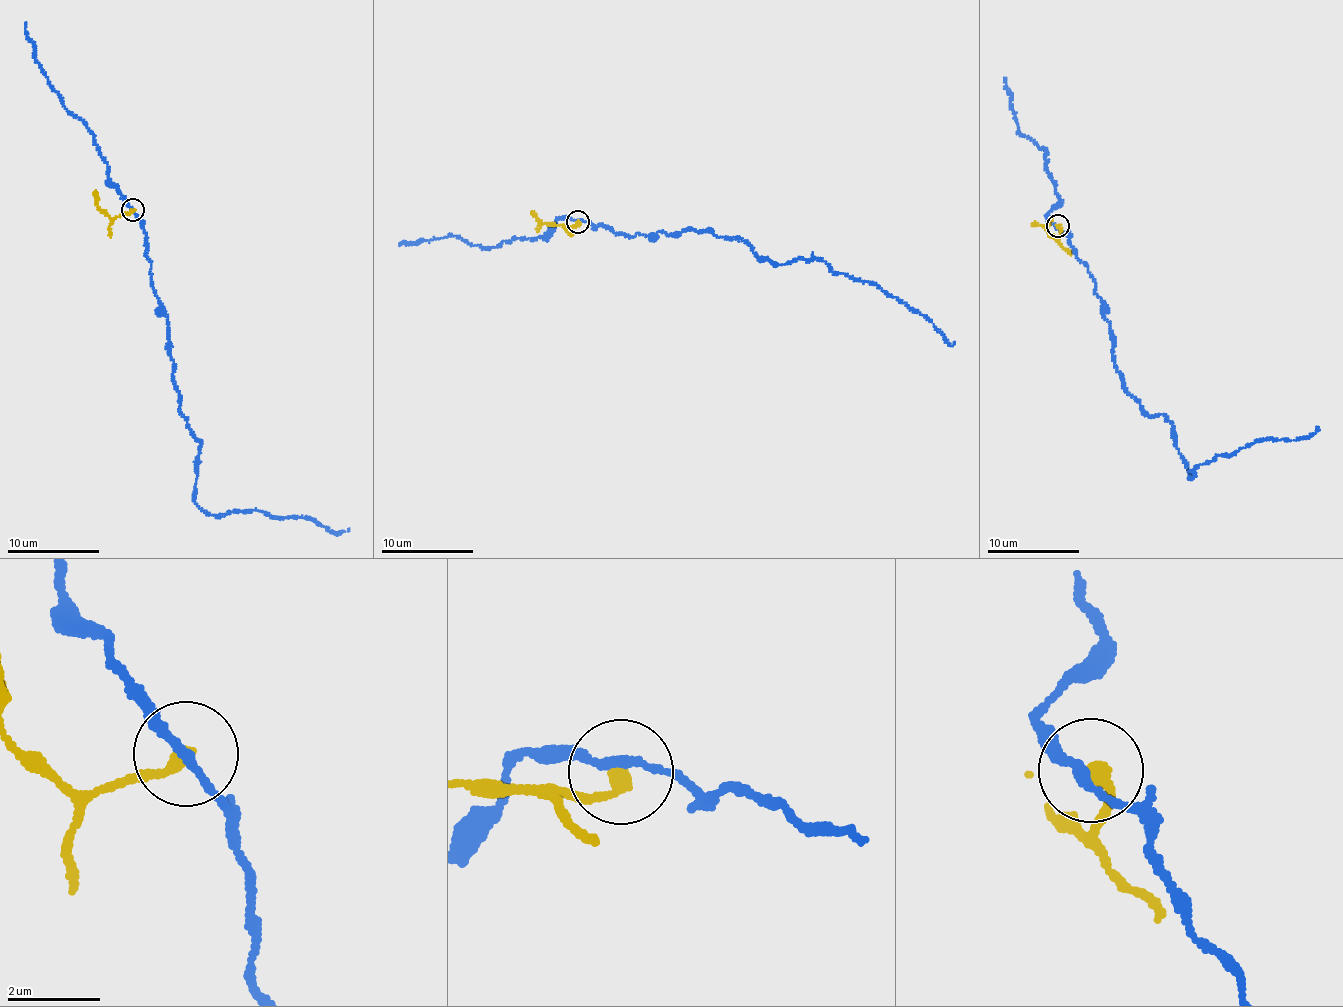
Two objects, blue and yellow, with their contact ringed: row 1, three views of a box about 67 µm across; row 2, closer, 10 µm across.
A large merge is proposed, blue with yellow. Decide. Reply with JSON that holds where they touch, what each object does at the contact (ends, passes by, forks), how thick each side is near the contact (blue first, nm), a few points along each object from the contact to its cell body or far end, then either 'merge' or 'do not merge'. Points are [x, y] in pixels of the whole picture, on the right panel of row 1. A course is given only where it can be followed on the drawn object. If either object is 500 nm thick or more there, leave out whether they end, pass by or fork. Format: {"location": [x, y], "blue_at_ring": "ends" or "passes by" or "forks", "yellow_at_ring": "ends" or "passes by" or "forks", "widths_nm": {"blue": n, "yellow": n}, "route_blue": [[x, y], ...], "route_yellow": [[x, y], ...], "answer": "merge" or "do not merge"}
{"location": [1057, 226], "blue_at_ring": "passes by", "yellow_at_ring": "ends", "widths_nm": {"blue": 180, "yellow": 300}, "route_blue": [[1056, 225], [1096, 283], [1124, 390], [1172, 425], [1189, 476], [1246, 445], [1306, 438], [1316, 426]], "route_yellow": [[1058, 225], [1061, 232], [1055, 240], [1048, 232], [1032, 223]], "answer": "do not merge"}

